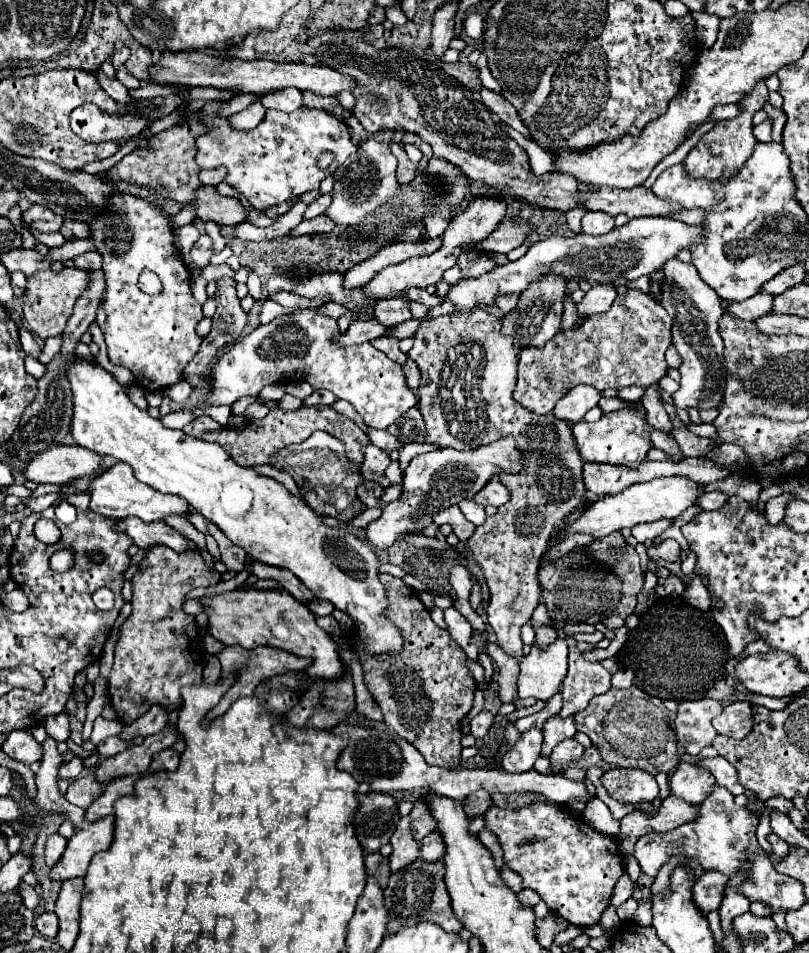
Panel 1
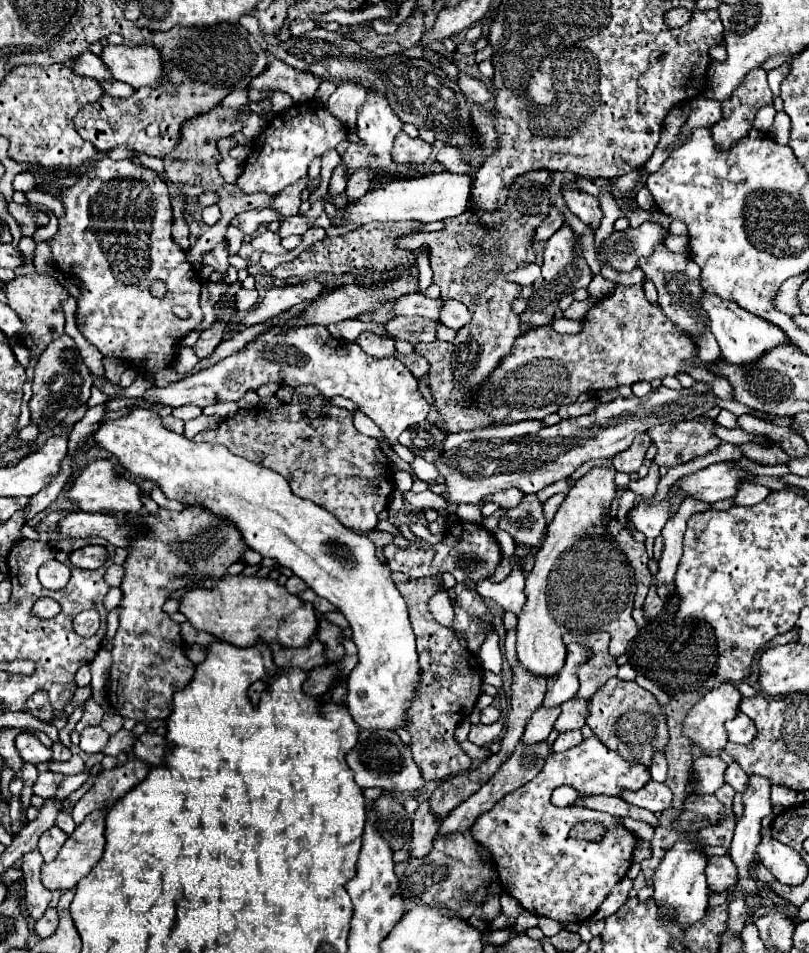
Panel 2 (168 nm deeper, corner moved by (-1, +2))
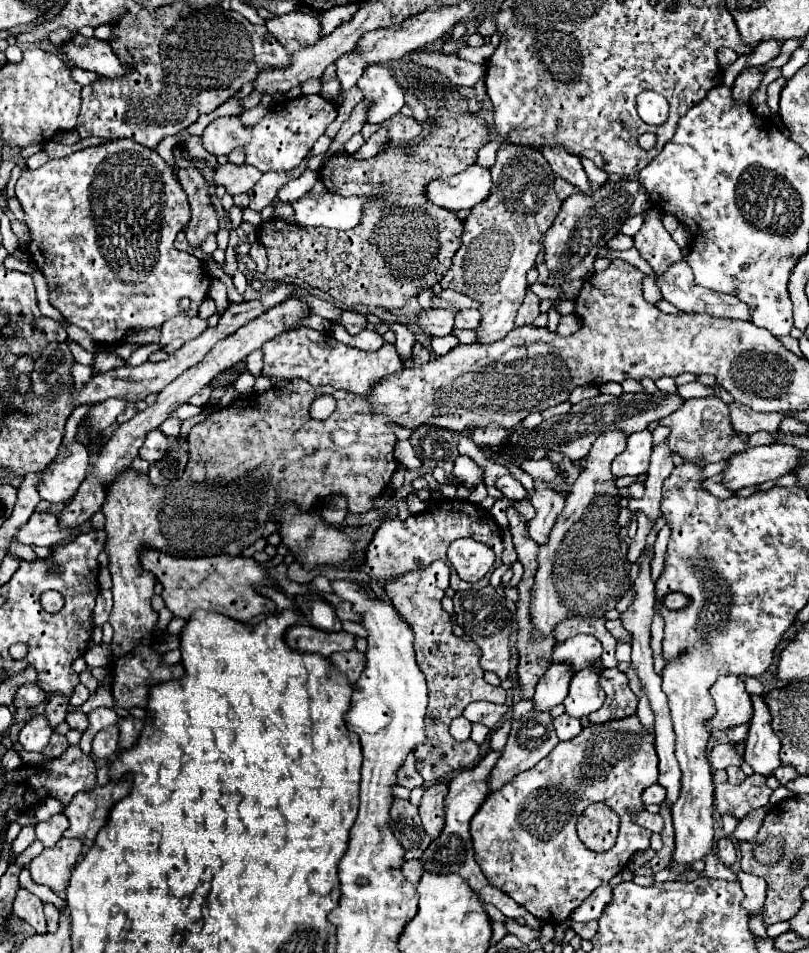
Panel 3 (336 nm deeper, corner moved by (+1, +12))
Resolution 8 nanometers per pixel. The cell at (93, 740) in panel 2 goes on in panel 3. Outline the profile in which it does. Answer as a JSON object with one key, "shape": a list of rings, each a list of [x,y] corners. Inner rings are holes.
{"shape":[[[81,711],[67,715],[67,719],[65,719],[65,721],[69,723],[69,727],[71,727],[71,729],[77,729],[77,731],[81,731],[81,733],[89,727],[89,717],[87,717],[85,713],[81,713]]]}

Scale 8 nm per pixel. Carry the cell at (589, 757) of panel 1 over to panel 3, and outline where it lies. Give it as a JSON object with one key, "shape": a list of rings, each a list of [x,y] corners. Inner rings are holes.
{"shape":[[[637,715],[607,721],[603,725],[589,725],[575,739],[557,743],[557,747],[533,769],[519,773],[503,789],[489,793],[485,803],[473,815],[471,837],[475,859],[481,865],[483,875],[491,885],[513,897],[543,923],[559,923],[569,919],[573,909],[577,909],[599,885],[609,883],[613,875],[623,871],[635,851],[649,847],[651,833],[633,823],[627,813],[627,809],[635,805],[635,795],[641,795],[645,789],[643,779],[649,779],[649,785],[657,783],[657,753],[653,735],[643,729]],[[591,803],[609,803],[609,807],[613,807],[613,811],[621,817],[617,843],[613,849],[603,853],[587,849],[575,831],[577,817]]]}

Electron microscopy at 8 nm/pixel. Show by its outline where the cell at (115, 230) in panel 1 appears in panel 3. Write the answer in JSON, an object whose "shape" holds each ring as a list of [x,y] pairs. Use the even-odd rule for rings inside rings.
{"shape":[[[131,139],[87,147],[63,159],[47,161],[35,171],[25,169],[15,185],[15,195],[27,215],[31,259],[49,281],[51,303],[69,323],[87,331],[95,343],[115,347],[115,343],[123,341],[127,331],[161,327],[165,319],[183,313],[177,307],[181,297],[191,299],[187,315],[197,317],[199,305],[209,291],[209,277],[197,257],[173,245],[175,235],[189,223],[189,203],[185,191],[157,151]],[[107,213],[133,213],[133,219],[115,219]]]}

